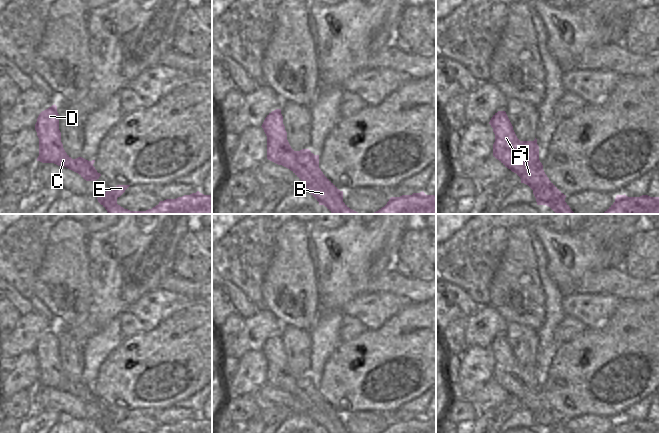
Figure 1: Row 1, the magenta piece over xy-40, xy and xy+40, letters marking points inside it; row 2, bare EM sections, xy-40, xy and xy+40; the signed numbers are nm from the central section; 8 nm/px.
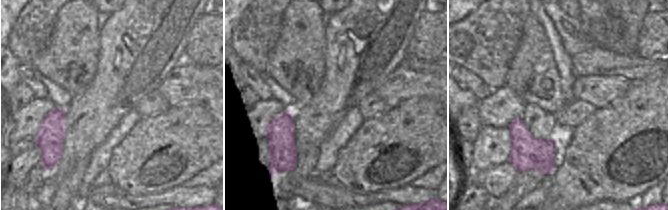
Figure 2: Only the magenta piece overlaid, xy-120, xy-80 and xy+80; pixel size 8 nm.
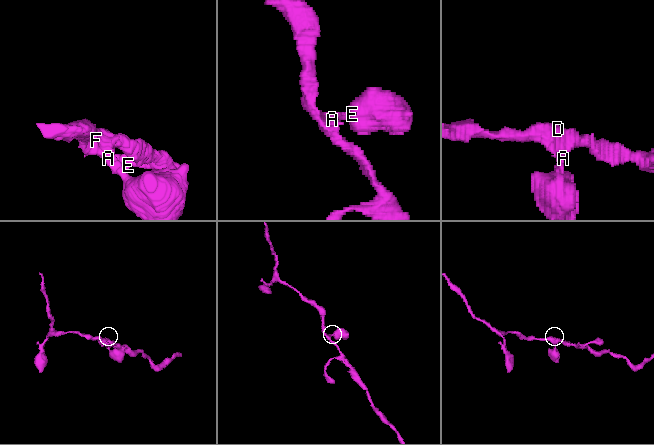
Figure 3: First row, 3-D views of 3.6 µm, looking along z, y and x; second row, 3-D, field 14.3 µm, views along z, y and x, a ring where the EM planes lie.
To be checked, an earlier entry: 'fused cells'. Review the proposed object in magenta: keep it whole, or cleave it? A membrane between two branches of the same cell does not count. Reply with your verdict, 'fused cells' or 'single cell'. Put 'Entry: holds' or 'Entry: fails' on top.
Entry: fails
single cell

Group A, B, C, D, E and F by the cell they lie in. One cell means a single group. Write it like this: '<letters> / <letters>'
A B C D E F

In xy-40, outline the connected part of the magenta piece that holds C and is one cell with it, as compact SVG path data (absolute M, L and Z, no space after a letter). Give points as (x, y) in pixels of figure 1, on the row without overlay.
M54 328L42 335L35 348L39 362L39 380L37 385L54 387L78 397L86 405L96 405L101 400L93 390L95 384L82 381L72 383L64 374L59 354L59 338Z

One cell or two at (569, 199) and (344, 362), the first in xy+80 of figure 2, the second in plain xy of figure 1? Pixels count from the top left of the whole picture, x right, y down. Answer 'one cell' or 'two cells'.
one cell

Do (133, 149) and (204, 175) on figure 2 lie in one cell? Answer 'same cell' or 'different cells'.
different cells

